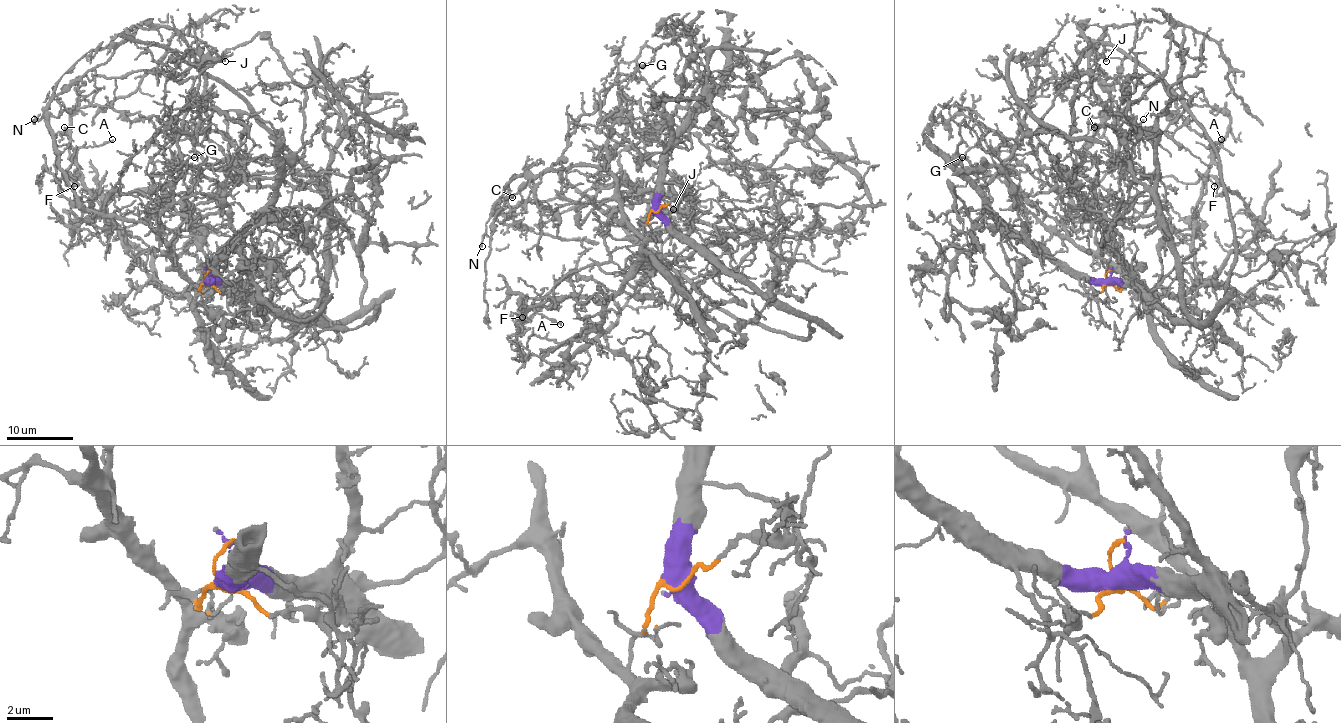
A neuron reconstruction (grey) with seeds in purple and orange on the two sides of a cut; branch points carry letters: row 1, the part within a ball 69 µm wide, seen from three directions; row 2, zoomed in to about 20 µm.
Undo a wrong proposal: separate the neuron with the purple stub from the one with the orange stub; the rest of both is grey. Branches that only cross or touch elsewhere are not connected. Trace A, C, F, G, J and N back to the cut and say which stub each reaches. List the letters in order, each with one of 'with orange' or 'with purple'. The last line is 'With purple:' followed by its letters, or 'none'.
A: with orange
C: with orange
F: with orange
G: with purple
J: with purple
N: with orange
With purple: G, J

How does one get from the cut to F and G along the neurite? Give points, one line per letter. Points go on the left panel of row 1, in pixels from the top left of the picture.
F: (207, 283), (193, 305), (165, 288), (125, 243), (103, 206), (78, 179), (71, 181), (74, 186)
G: (207, 283), (230, 283), (243, 263), (225, 191), (202, 178), (165, 196), (151, 176), (195, 157)

